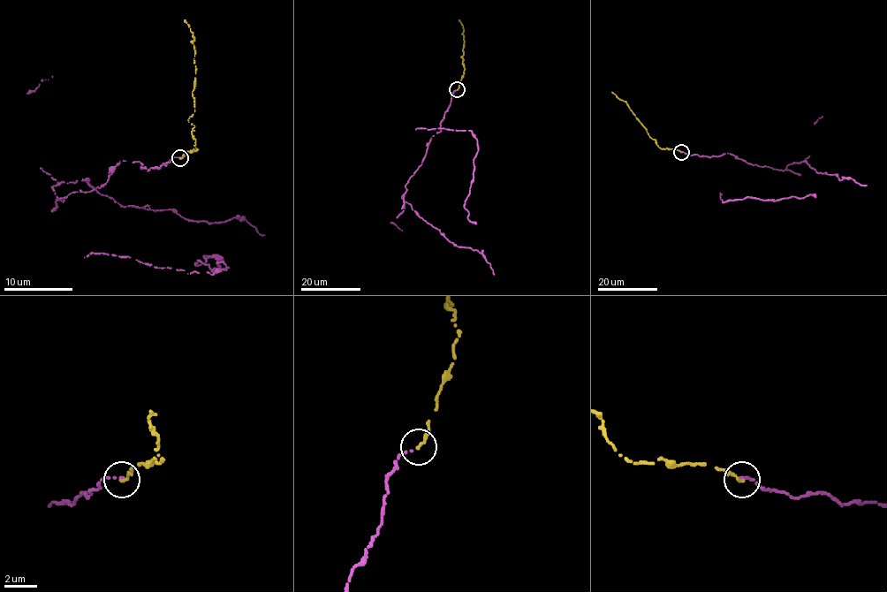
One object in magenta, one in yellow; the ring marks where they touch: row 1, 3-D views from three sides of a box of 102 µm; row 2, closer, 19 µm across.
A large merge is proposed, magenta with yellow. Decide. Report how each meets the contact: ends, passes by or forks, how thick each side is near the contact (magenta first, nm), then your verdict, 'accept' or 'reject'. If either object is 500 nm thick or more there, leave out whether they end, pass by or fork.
magenta ends there; yellow ends there; 150 nm thick on the magenta side, 200 nm on the other; accept

